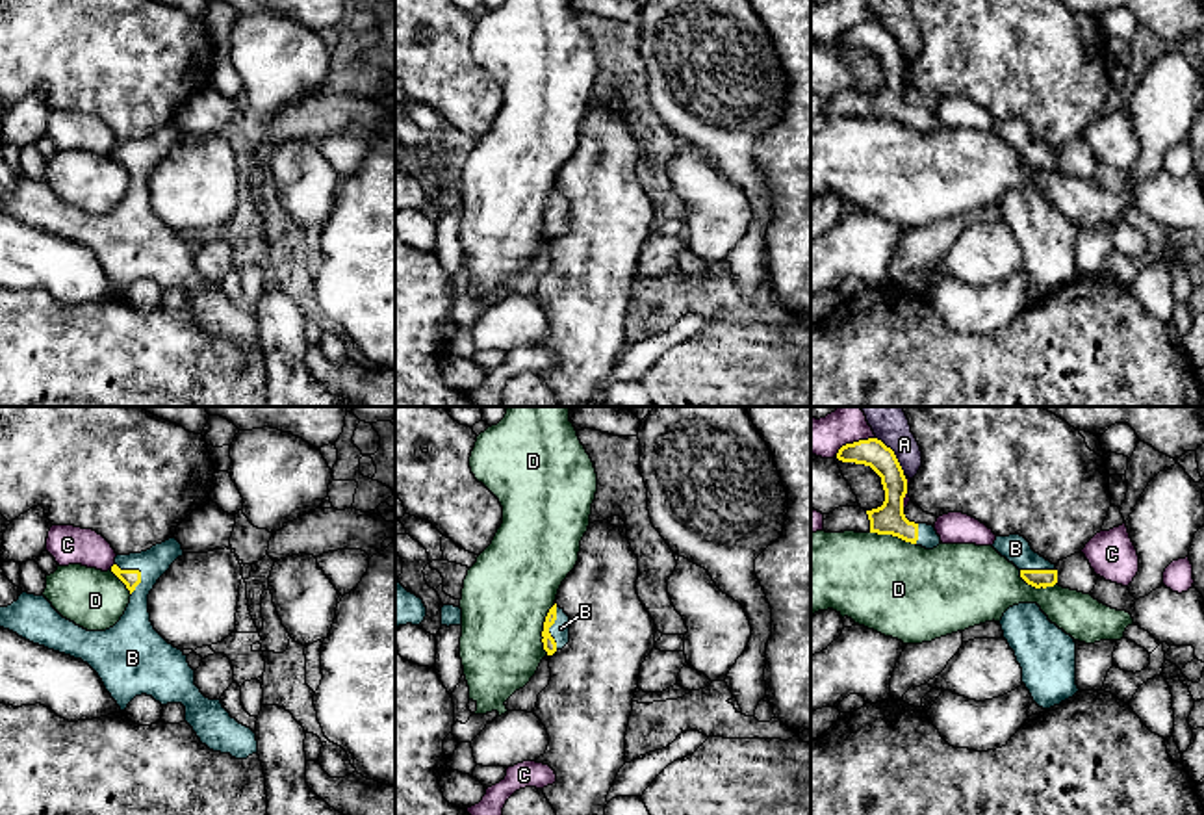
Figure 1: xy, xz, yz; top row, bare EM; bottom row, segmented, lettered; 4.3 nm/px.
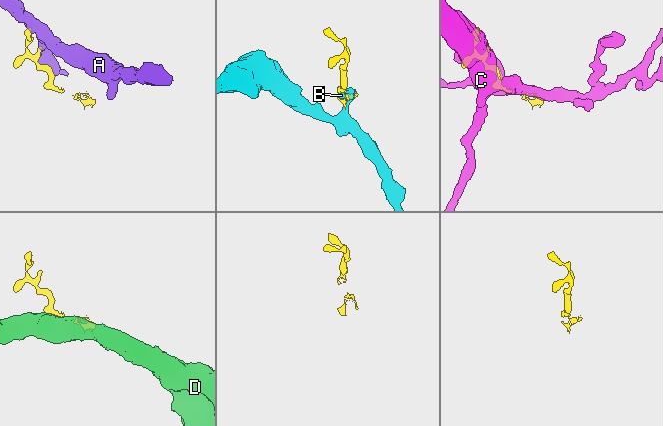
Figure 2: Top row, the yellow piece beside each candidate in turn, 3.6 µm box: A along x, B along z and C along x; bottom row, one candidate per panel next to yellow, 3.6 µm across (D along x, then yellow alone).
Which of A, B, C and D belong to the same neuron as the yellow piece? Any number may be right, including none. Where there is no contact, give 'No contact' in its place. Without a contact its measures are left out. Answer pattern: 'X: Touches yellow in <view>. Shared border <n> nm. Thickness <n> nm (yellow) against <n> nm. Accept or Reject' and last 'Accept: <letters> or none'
A: Touches yellow in yz. Shared border 200 nm. Thickness 120 nm (yellow) against 140 nm. Reject
B: Touches yellow in xy. Shared border 150 nm. Thickness 80 nm (yellow) against 150 nm. Accept
C: Touches yellow in yz. Shared border 190 nm. Thickness 120 nm (yellow) against 170 nm. Reject
D: Touches yellow in xz. Shared border 240 nm. Thickness 60 nm (yellow) against 380 nm. Reject
Accept: B

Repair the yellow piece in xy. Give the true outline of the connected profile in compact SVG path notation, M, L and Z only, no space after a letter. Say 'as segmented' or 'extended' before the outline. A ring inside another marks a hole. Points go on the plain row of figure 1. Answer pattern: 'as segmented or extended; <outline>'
extended; M174 121L141 137L117 139L111 156L132 180L121 204L106 215L87 215L63 202L43 178L28 176L0 191L0 212L87 247L121 295L141 278L161 290L182 288L186 306L202 329L247 343L258 336L256 317L232 303L221 284L200 277L187 239L169 228L150 206L148 178L182 139L182 128Z

